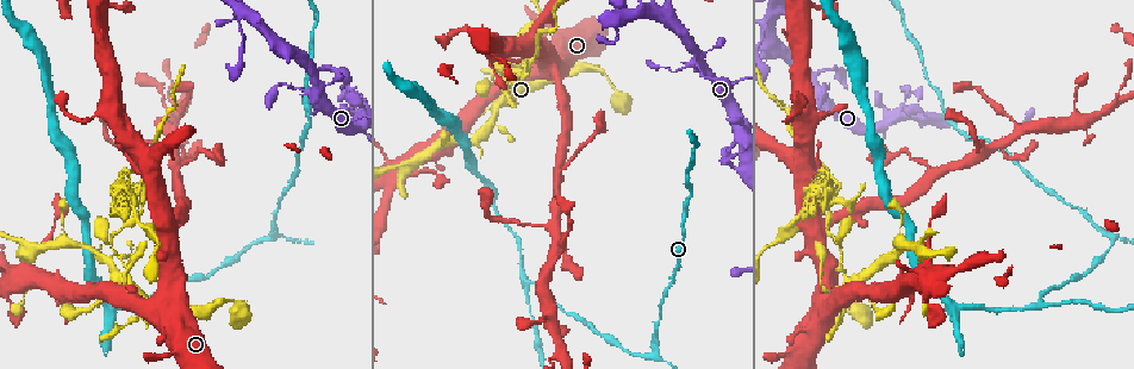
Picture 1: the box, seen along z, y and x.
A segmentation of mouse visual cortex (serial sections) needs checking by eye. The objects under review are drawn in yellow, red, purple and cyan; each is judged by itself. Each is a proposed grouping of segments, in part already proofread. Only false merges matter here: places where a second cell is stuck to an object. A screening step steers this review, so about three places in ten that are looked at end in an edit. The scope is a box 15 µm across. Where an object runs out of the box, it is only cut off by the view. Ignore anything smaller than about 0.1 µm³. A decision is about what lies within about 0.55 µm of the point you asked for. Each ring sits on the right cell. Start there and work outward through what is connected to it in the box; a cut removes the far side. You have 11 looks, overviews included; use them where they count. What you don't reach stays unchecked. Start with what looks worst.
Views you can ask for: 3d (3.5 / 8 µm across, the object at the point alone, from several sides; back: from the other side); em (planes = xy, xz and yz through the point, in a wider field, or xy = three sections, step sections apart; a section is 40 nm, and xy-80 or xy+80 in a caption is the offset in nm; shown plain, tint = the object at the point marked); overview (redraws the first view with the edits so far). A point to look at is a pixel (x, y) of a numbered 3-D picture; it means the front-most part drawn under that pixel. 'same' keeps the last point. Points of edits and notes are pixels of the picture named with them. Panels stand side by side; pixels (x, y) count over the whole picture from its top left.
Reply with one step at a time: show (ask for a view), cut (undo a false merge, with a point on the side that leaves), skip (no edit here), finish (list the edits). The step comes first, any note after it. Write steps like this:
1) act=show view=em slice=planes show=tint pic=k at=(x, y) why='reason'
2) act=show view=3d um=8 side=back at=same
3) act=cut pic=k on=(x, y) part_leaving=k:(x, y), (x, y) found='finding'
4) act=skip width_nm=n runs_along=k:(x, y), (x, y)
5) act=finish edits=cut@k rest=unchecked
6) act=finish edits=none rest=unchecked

act=show view=3d um=3.5 pic=1 at=(277, 234) why='three-way junction'

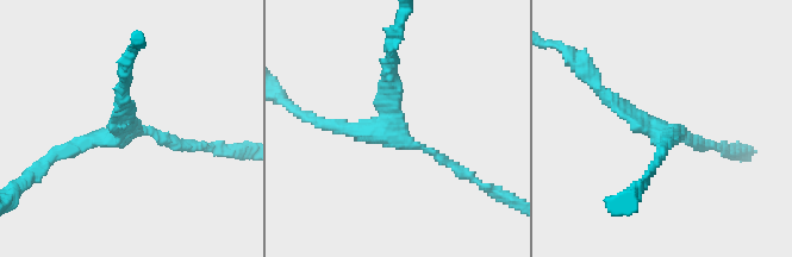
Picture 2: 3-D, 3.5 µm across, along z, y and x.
act=skip arm_widths_nm=100,200,200 runs_along=2:(125, 82), (129, 123), (56, 155) found='one cell here'

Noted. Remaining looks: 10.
act=show view=3d um=3.5 pic=1 at=(841, 247) why='two arms in line, one across'

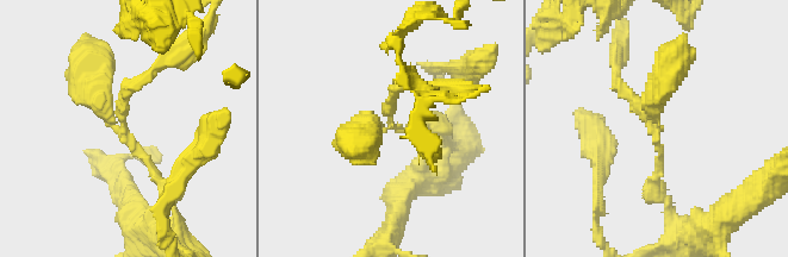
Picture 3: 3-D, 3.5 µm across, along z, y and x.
act=show view=em slice=xy step=5 show=tint pic=3 at=(657, 134) arms=3 arm_widths_nm=150,150,350 why='now the EM'

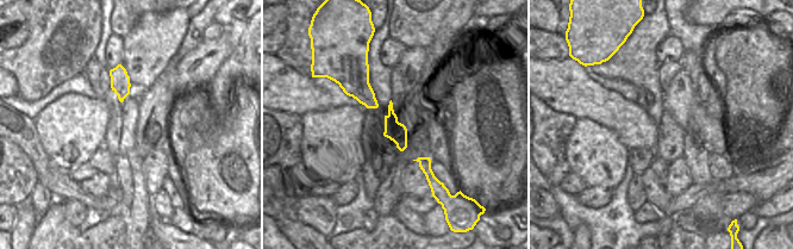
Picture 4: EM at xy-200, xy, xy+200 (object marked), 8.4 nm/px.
act=cut pic=3 on=(124, 86) found='a second cell is stuck on'

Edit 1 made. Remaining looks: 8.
act=show view=3d um=8 pic=1 at=(625, 12) why='a fork'

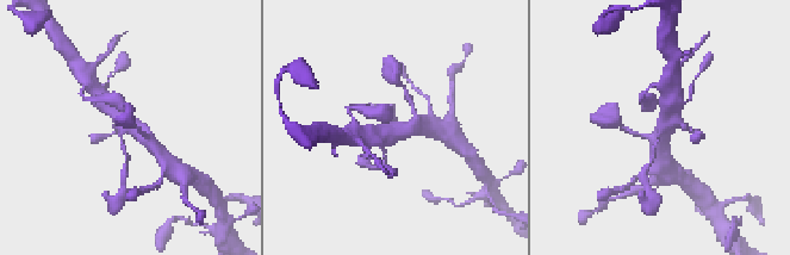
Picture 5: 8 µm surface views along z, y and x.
act=show view=em slice=xy step=3 show=tint pic=5 at=(396, 128)

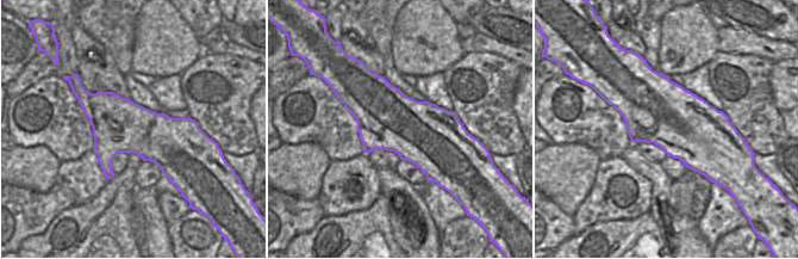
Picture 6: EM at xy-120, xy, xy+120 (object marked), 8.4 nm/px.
act=skip found='continuous, no second cell'

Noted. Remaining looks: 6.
act=show view=overview why='redraw'

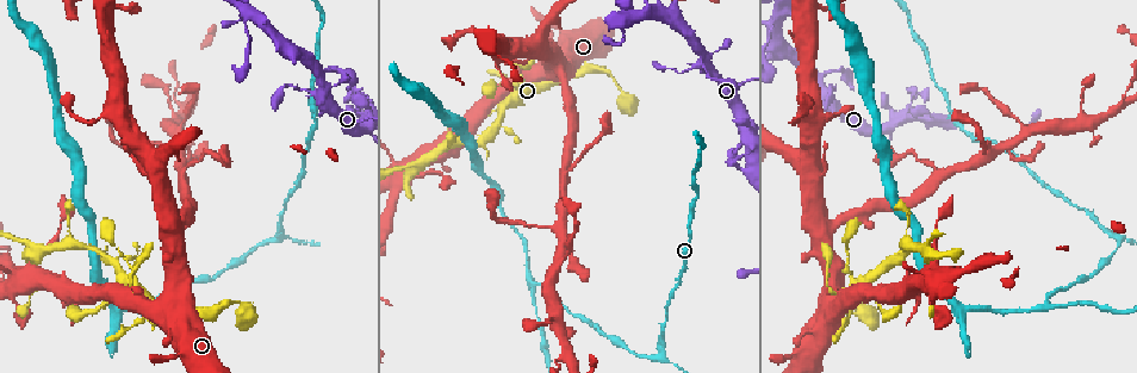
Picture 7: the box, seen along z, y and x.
act=show view=3d um=3.5 pic=7 at=(602, 333) why='narrows sharply'

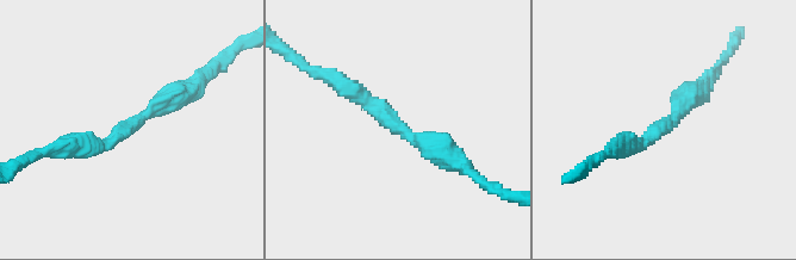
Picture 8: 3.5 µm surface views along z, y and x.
act=show view=em slice=xy step=3 show=tint pic=8 at=(403, 132) arm_widths_nm=200,300 why='shape alone is not enough'

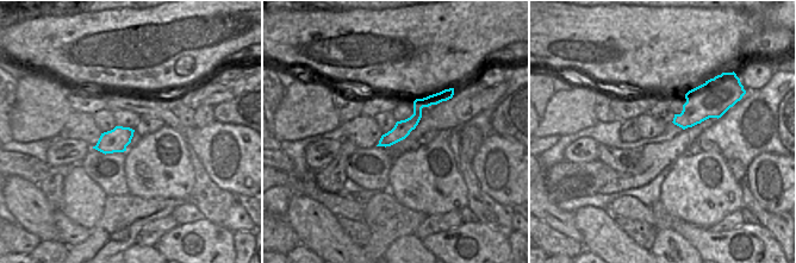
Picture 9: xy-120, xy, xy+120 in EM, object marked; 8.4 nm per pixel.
act=skip runs_along=8:(465, 167), (410, 137), (344, 85) found='all the same cell'

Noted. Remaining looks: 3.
act=finish edits=cut@3 rest=unchecked

